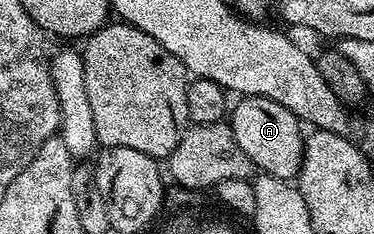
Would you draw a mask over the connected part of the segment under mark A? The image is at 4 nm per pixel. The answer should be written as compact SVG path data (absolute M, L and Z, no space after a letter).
M248 95L239 98L237 101L239 103L235 107L233 104L232 110L229 112L228 122L236 141L240 144L240 149L244 149L244 153L248 153L248 157L261 174L291 181L297 180L298 171L302 167L304 145L306 144L302 120L295 117L288 109L284 109L284 105L280 105L263 95Z

